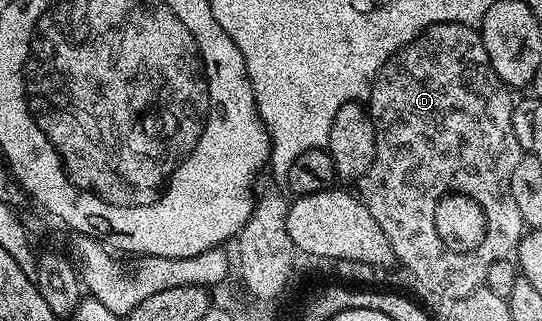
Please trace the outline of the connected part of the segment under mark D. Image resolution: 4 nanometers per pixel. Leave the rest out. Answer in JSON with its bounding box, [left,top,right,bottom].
[360,23,524,301]

